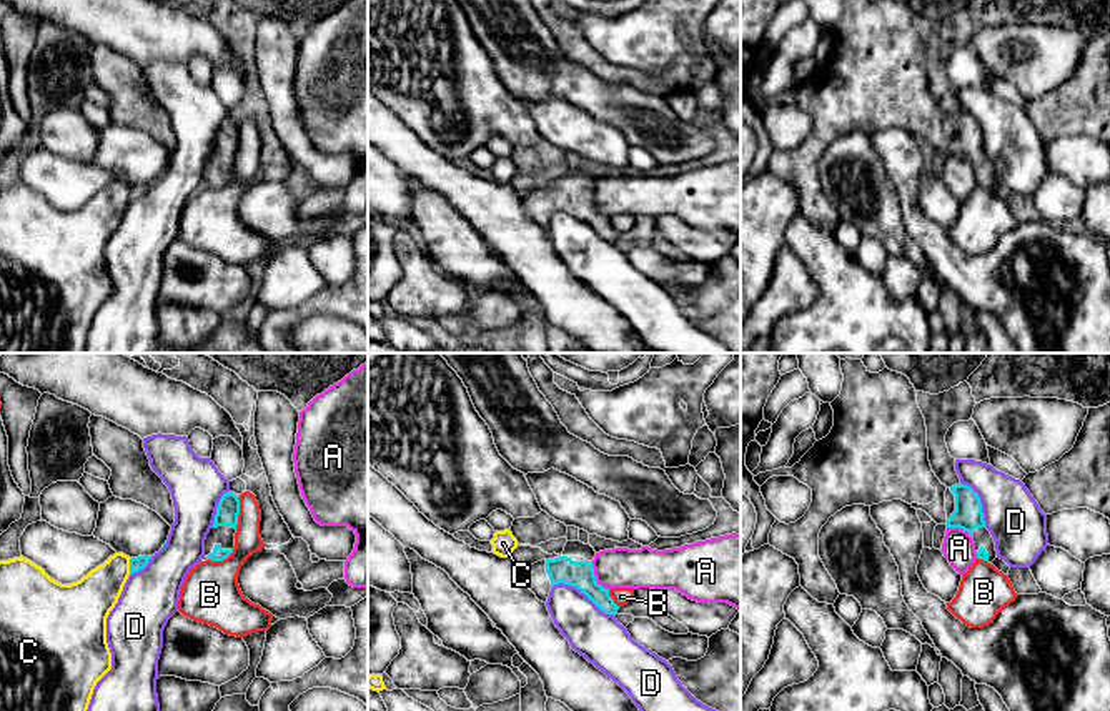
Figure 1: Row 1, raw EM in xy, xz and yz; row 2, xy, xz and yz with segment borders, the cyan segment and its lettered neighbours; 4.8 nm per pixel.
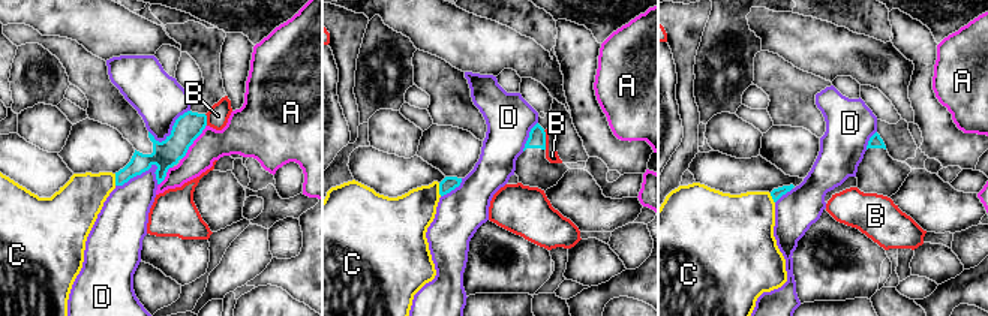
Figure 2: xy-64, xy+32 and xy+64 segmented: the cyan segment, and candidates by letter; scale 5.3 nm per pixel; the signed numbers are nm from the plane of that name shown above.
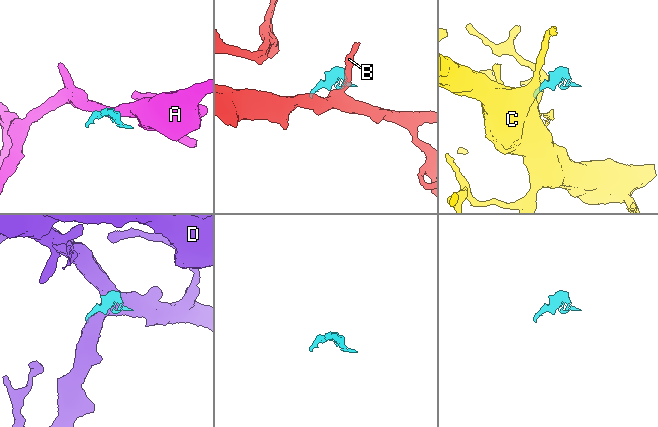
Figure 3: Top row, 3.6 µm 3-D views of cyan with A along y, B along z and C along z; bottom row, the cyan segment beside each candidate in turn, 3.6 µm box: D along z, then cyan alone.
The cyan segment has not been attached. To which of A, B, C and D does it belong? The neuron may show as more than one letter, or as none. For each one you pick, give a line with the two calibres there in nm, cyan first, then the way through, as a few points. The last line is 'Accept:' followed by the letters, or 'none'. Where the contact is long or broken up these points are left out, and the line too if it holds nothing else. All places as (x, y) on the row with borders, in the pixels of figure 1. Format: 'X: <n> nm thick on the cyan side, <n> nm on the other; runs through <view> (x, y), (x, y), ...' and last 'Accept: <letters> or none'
Accept: none

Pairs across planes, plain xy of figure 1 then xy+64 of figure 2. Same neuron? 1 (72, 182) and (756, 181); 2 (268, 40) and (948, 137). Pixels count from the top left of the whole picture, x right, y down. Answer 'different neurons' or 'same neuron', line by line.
1: same neuron
2: same neuron

